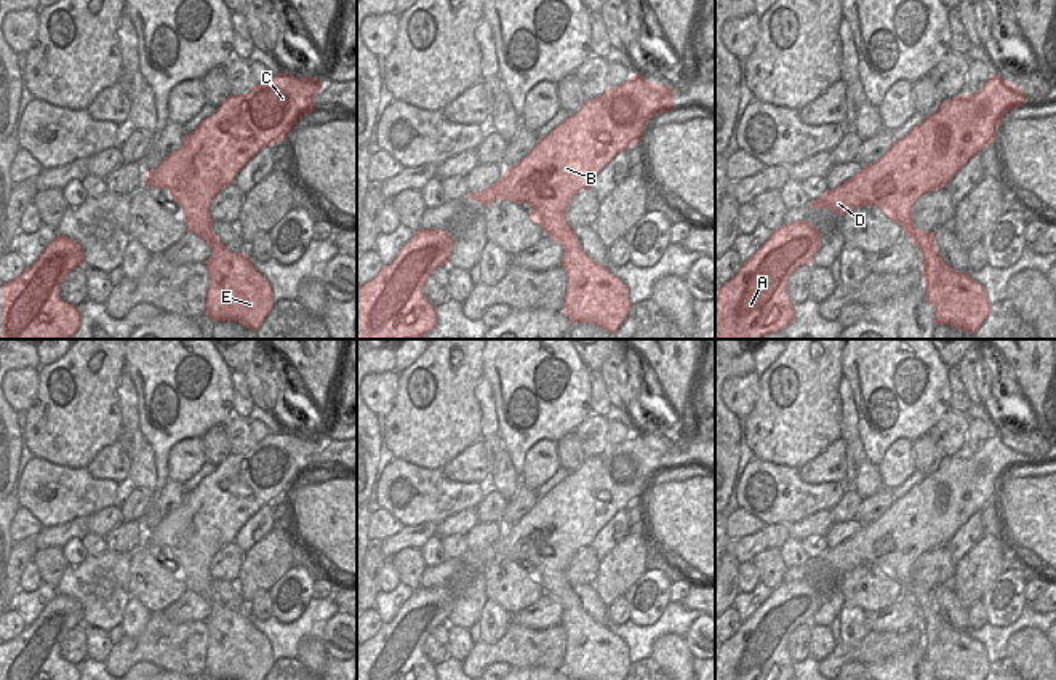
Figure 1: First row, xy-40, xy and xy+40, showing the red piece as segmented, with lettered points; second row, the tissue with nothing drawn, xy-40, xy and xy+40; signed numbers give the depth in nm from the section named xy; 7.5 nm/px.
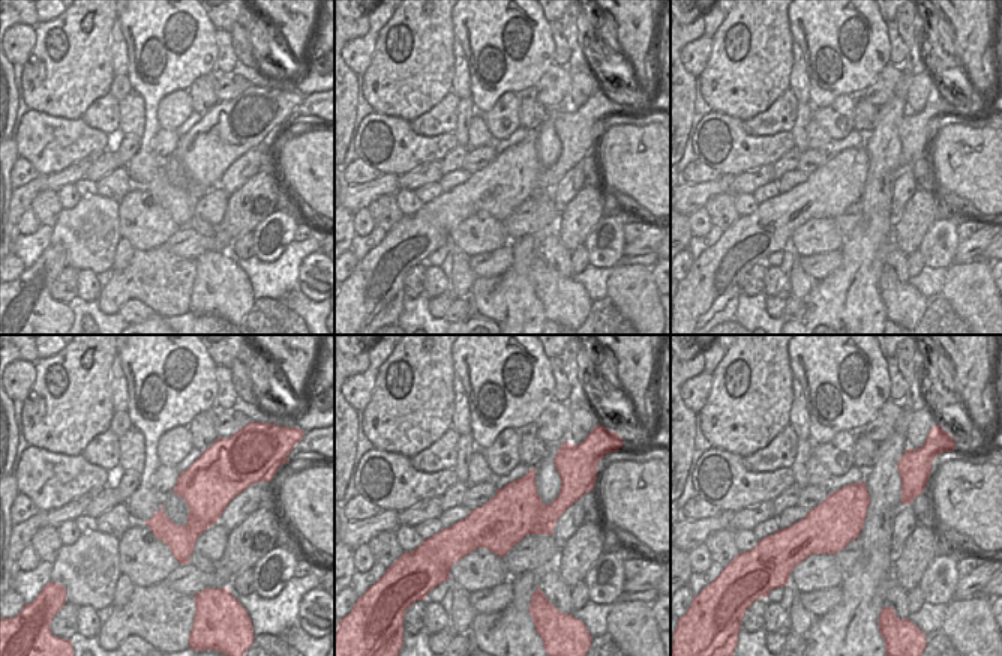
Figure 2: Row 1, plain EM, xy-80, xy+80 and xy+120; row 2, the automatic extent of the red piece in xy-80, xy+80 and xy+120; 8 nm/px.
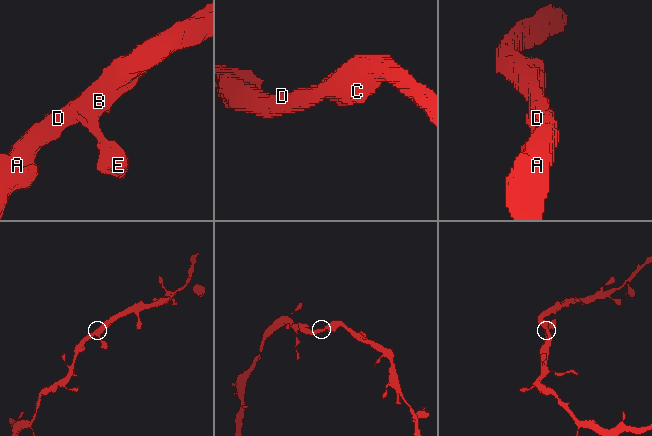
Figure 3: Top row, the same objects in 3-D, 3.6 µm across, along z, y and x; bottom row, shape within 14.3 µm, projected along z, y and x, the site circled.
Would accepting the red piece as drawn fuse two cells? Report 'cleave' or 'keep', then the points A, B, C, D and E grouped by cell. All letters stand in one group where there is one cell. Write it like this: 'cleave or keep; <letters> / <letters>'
keep; A B C D E

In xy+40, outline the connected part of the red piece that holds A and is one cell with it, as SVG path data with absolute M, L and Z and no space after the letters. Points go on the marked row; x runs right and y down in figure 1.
M811 222L781 224L715 296L715 339L760 339L794 320L789 277L813 262L821 234Z

